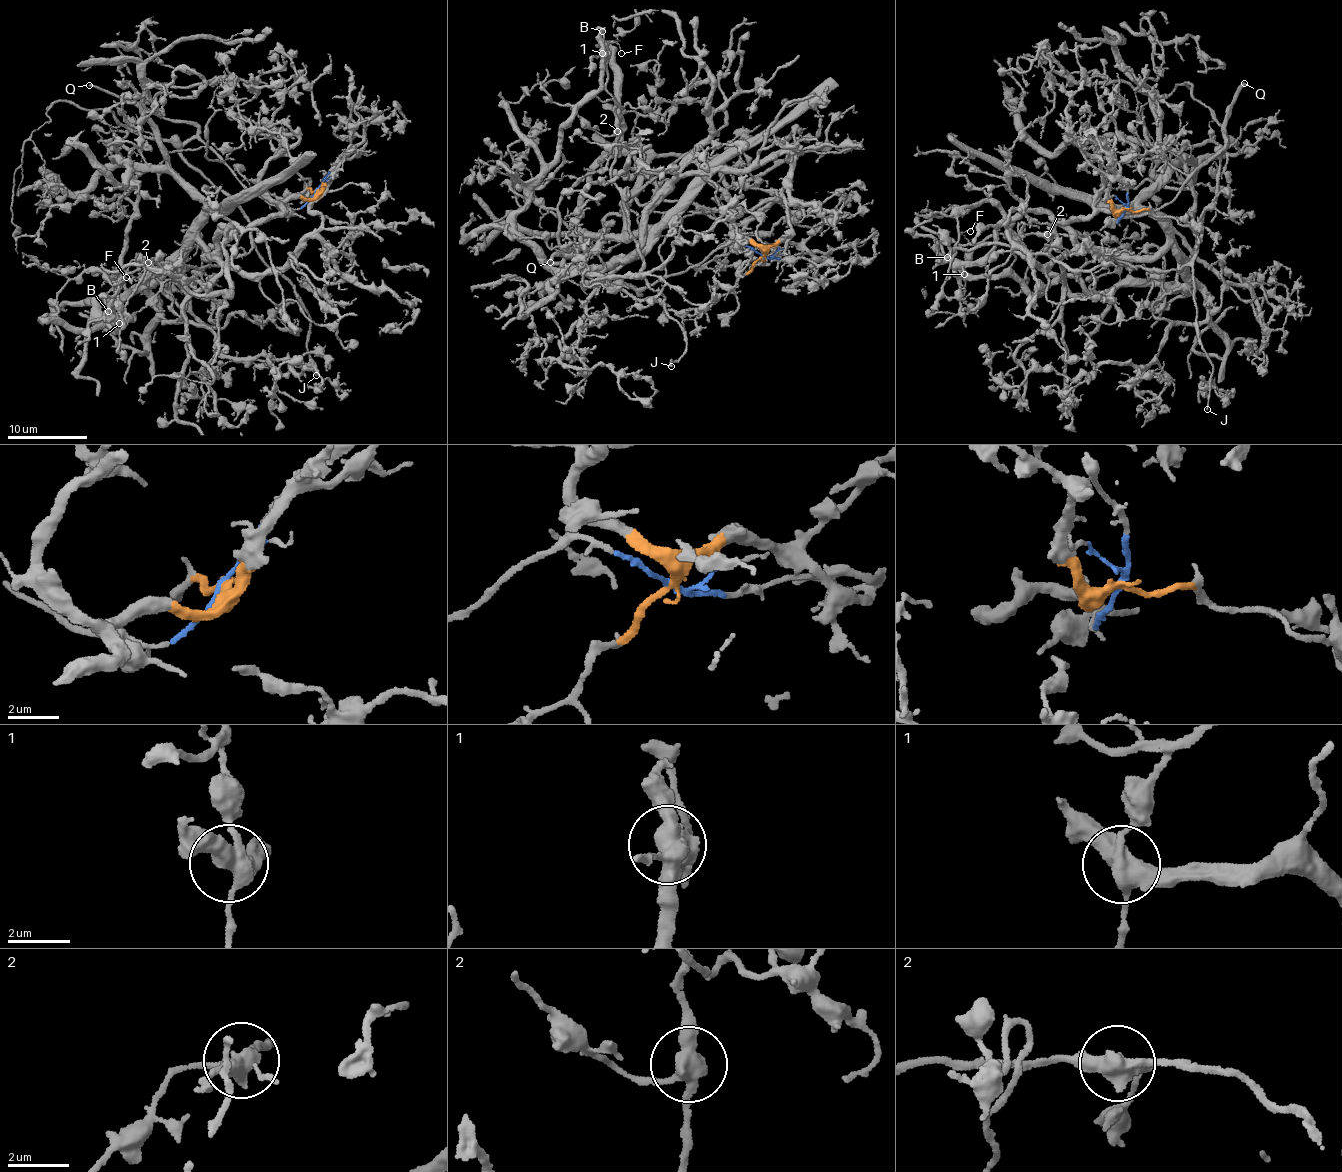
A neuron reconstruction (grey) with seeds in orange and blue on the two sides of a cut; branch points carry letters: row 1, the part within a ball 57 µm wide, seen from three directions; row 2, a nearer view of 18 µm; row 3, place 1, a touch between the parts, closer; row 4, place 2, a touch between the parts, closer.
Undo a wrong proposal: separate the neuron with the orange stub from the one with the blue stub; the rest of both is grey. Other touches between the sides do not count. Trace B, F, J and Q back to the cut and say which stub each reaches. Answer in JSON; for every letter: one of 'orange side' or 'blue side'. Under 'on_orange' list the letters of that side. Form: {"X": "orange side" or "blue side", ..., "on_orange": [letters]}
{"B": "orange side", "F": "blue side", "J": "blue side", "Q": "blue side", "on_orange": ["B"]}

